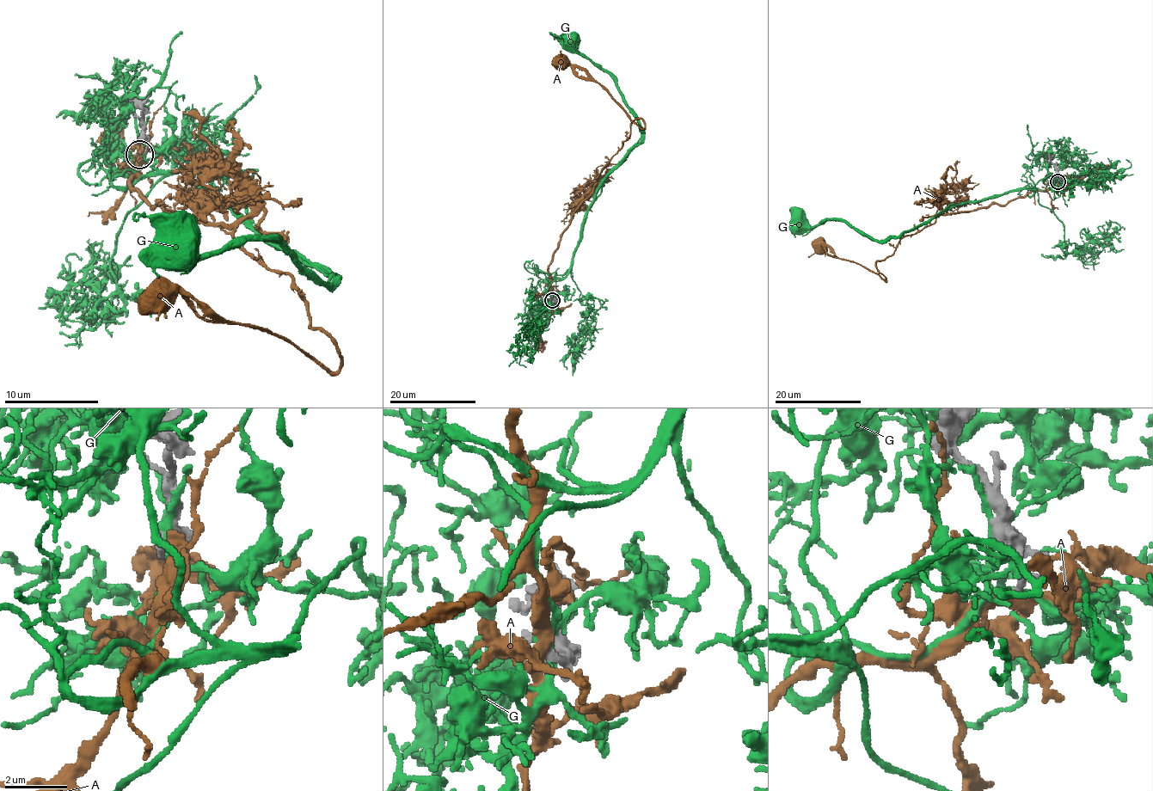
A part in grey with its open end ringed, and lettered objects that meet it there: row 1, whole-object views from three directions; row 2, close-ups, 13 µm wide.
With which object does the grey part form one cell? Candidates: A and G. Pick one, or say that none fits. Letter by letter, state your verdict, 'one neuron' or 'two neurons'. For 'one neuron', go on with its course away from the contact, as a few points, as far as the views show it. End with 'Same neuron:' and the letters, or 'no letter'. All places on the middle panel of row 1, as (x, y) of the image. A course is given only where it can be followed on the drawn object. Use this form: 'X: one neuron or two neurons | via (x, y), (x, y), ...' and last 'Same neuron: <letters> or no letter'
A: one neuron | via (553, 300), (548, 266), (561, 234), (630, 125), (640, 119), (645, 125), (639, 127), (585, 69), (560, 61)
G: two neurons
Same neuron: A

